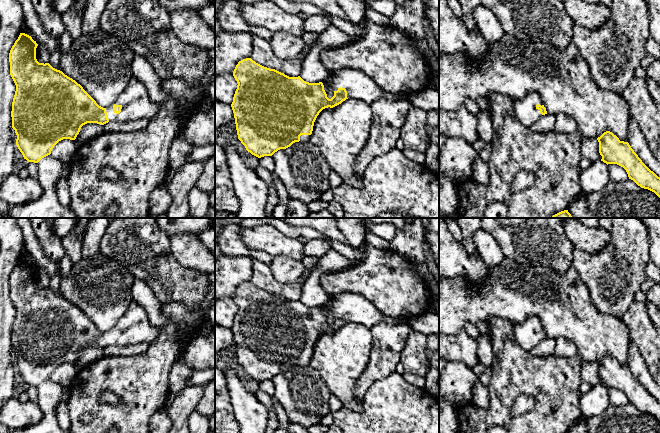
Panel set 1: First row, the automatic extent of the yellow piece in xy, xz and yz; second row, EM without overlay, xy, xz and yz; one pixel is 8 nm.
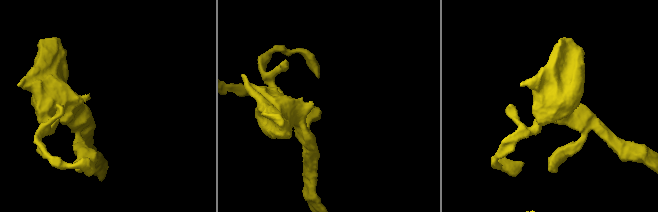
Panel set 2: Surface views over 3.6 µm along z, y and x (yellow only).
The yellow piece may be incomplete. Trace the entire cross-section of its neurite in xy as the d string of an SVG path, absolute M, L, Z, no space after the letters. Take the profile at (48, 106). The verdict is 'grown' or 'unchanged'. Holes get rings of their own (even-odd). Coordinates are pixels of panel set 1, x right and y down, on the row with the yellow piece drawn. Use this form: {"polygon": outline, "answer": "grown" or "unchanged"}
{"polygon": "M20 33L9 53L10 75L16 85L11 111L12 128L17 135L16 145L28 162L38 163L63 139L75 140L81 127L87 123L104 125L151 119L158 113L158 104L150 99L146 86L135 77L111 106L99 106L75 80L49 63L39 63L37 46L31 36Z", "answer": "grown"}

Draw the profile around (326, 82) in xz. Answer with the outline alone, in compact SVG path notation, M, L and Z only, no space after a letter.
M330 72L328 76L322 81L324 85L324 90L327 94L327 97L331 99L334 96L334 91L330 88L330 81L332 77L334 76L335 72Z

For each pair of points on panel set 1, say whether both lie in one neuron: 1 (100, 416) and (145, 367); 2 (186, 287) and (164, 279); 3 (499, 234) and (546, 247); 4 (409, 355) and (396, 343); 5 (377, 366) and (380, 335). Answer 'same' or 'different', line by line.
1: same
2: same
3: same
4: different
5: same

